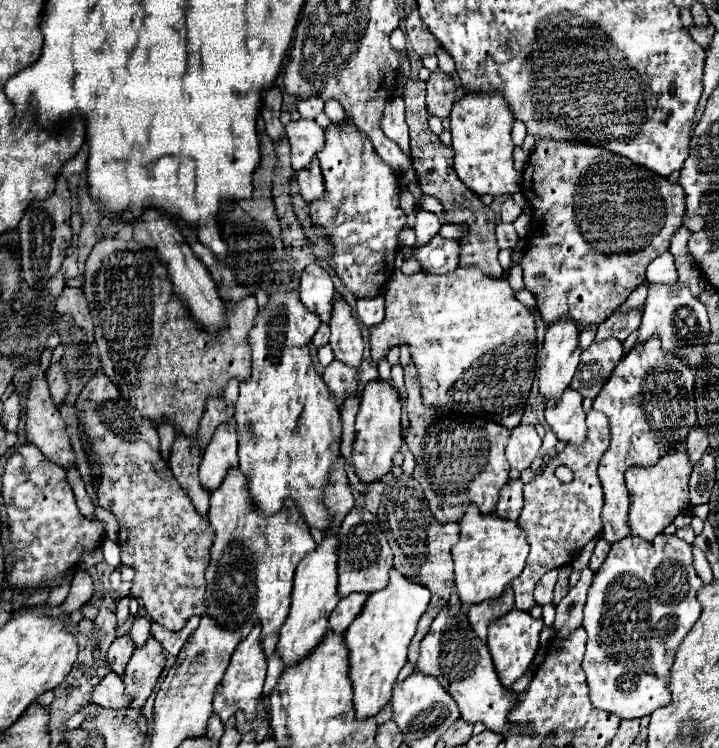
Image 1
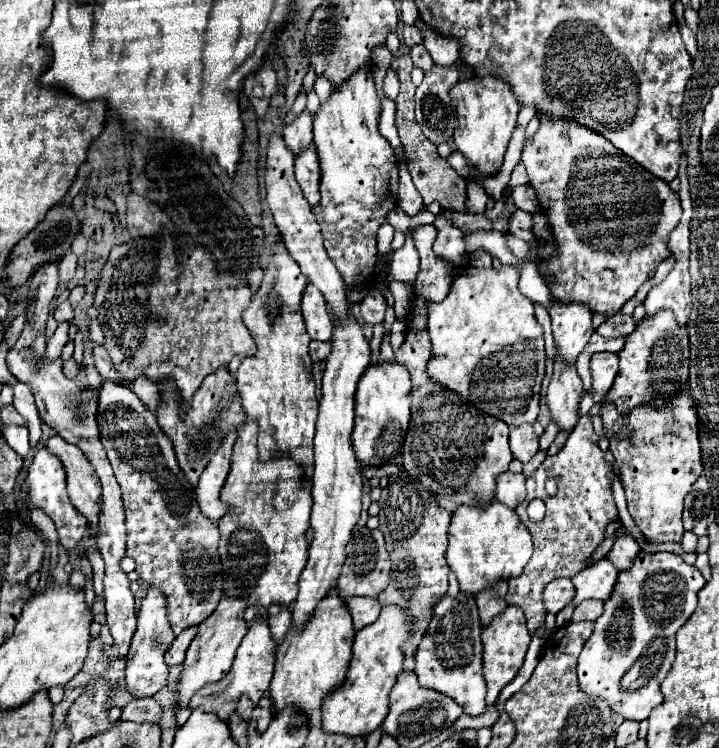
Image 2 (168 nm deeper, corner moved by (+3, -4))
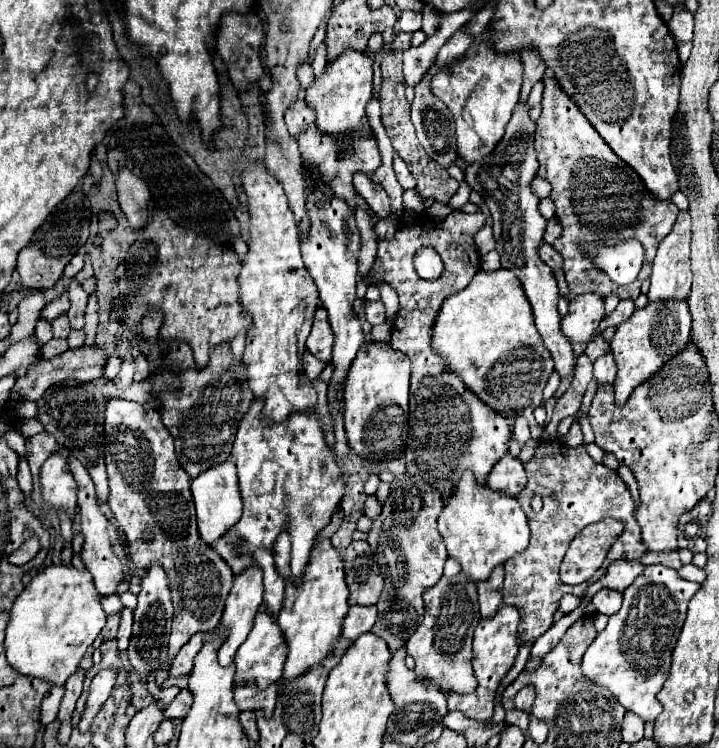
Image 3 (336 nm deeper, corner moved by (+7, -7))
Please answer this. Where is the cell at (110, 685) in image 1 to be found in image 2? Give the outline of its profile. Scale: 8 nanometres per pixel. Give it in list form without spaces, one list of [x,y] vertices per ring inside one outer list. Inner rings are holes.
[[[140,698],[130,702],[128,706],[124,706],[122,712],[122,720],[130,720],[130,722],[150,722],[150,724],[160,724],[162,718],[162,706],[154,700],[154,698]]]

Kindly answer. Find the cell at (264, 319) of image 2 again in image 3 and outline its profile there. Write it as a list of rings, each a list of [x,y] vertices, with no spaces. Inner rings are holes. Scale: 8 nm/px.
[[[252,165],[242,173],[242,185],[248,193],[250,241],[238,285],[242,311],[252,319],[242,365],[248,371],[250,391],[264,401],[262,421],[276,425],[288,421],[294,413],[314,411],[316,389],[304,375],[300,361],[320,299],[316,283],[302,261],[298,229],[280,183],[264,173],[264,165]]]

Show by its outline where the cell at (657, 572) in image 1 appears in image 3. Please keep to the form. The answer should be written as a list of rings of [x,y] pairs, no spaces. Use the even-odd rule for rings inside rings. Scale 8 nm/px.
[[[646,565],[642,575],[622,593],[624,595],[624,603],[620,607],[618,613],[610,615],[608,625],[602,633],[596,635],[596,639],[592,641],[592,647],[586,649],[584,657],[582,657],[582,673],[586,679],[590,679],[592,683],[606,687],[622,705],[626,711],[640,715],[644,721],[654,721],[660,711],[662,705],[656,699],[656,693],[662,689],[668,671],[670,671],[670,653],[678,641],[680,629],[684,625],[686,619],[686,605],[692,599],[692,595],[700,589],[698,583],[686,581],[678,575],[676,569],[666,567],[666,565]]]

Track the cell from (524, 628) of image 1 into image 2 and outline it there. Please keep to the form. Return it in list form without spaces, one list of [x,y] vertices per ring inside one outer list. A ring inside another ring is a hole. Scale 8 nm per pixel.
[[[508,606],[500,616],[496,616],[484,630],[482,630],[482,644],[484,644],[484,678],[488,684],[486,704],[492,706],[500,694],[500,690],[514,680],[518,670],[524,664],[524,656],[528,650],[532,634],[526,628],[526,618],[520,606]]]

